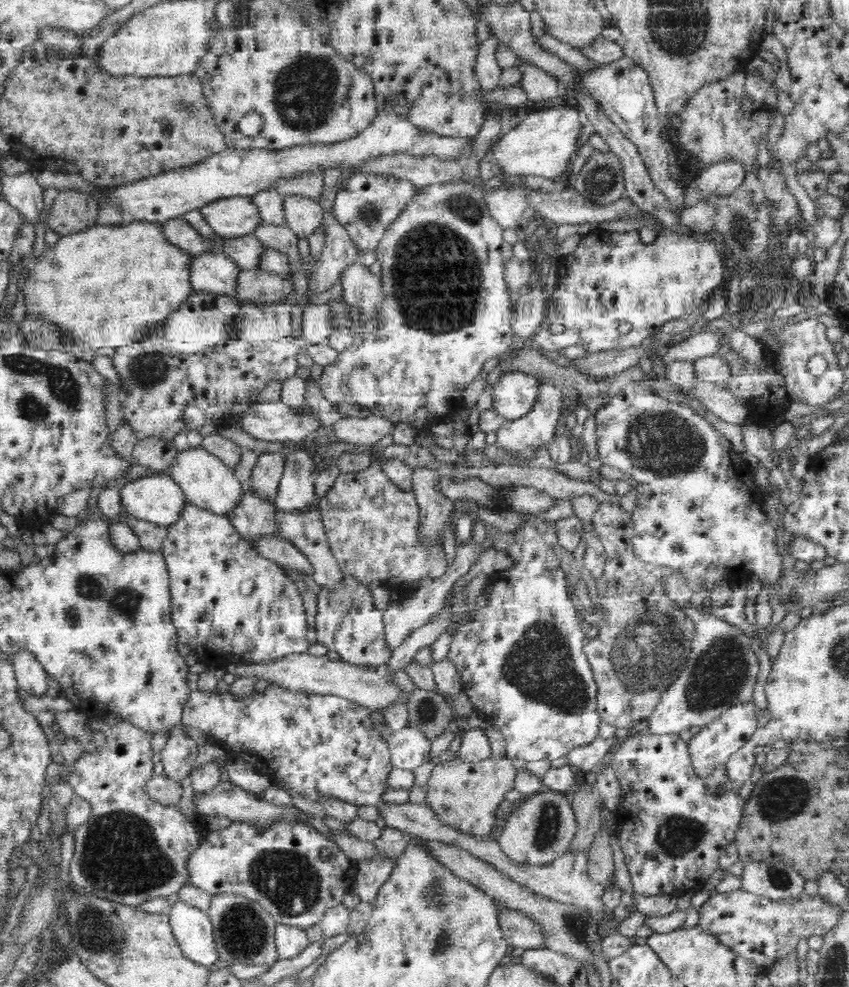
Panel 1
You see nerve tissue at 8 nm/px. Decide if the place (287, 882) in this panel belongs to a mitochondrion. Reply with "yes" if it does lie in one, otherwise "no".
yes

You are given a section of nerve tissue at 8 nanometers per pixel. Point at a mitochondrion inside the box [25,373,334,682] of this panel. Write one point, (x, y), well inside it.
(127, 602)

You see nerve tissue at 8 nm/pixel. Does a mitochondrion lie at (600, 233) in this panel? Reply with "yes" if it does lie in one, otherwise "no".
no

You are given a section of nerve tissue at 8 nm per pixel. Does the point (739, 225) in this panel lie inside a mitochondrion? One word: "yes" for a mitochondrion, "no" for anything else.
yes

